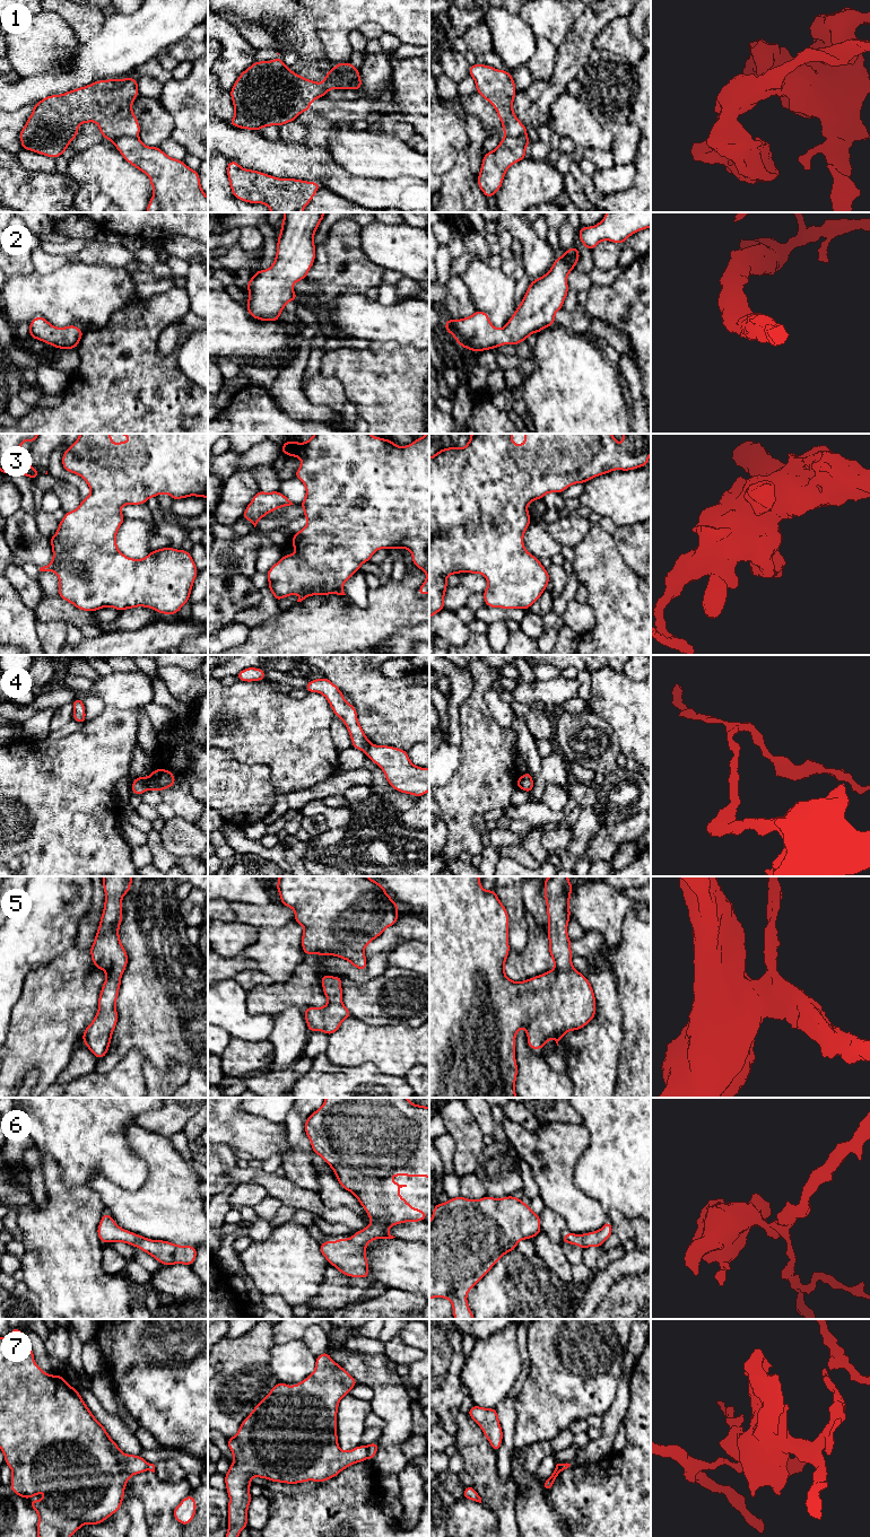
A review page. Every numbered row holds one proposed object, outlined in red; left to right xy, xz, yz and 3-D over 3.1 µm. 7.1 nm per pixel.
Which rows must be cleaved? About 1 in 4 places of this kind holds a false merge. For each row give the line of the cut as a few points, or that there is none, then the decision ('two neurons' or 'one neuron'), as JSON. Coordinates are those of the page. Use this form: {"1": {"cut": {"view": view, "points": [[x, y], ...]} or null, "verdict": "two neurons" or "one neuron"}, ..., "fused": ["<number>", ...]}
{"1": {"cut": {"view": "xz", "points": [[332, 69], [342, 73], [358, 75]]}, "verdict": "two neurons"}, "2": {"cut": null, "verdict": "one neuron"}, "3": {"cut": null, "verdict": "one neuron"}, "4": {"cut": {"view": "xy", "points": [[145, 778], [148, 788]]}, "verdict": "two neurons"}, "5": {"cut": null, "verdict": "one neuron"}, "6": {"cut": null, "verdict": "one neuron"}, "7": {"cut": {"view": "xz", "points": [[366, 1447], [367, 1457]]}, "verdict": "two neurons"}, "fused": ["1", "4", "7"]}

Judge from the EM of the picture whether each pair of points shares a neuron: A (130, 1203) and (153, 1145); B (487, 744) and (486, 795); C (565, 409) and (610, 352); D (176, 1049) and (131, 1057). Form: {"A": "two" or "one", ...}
{"A": "one", "B": "one", "C": "two", "D": "two"}

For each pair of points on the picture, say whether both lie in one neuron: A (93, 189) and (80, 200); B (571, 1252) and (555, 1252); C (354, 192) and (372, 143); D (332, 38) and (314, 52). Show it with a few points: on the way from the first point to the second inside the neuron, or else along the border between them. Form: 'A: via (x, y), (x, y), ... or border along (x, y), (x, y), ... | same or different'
A: via (89, 191), (84, 197) | same
B: border along (559, 1243), (563, 1254), (572, 1264) | different
C: border along (337, 162), (353, 174), (385, 180) | different
D: border along (312, 20), (328, 59) | different

